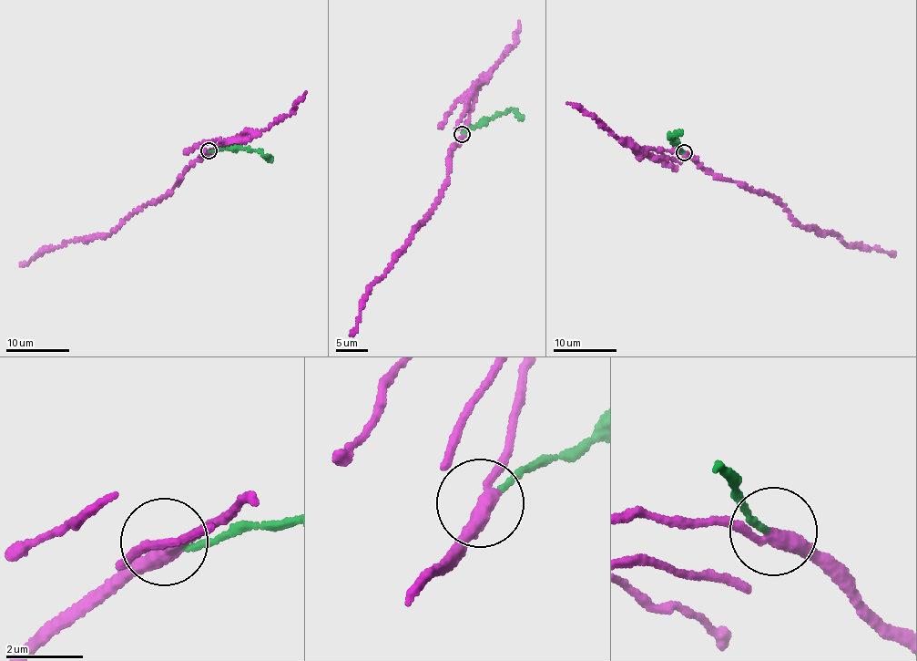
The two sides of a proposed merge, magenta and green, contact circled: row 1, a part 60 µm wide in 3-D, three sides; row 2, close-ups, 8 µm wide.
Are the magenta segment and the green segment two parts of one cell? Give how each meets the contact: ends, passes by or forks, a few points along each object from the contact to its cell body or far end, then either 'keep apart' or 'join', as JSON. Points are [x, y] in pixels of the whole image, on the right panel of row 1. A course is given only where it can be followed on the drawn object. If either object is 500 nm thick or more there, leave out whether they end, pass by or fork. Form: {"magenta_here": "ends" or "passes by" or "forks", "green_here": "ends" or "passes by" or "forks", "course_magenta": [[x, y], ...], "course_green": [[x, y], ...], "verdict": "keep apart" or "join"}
{"magenta_here": "passes by", "green_here": "ends", "course_magenta": [[684, 152], [694, 155], [704, 170], [721, 178], [777, 198], [800, 224], [837, 233], [849, 245], [895, 253]], "course_green": [[684, 152], [676, 139], [669, 136], [683, 132]], "verdict": "keep apart"}

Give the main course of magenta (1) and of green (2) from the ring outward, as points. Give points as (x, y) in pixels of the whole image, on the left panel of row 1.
1: (208, 151), (188, 168), (169, 193), (140, 209), (106, 237), (71, 240), (38, 253), (29, 263), (21, 263)
2: (208, 151), (236, 147), (259, 152), (271, 161)

